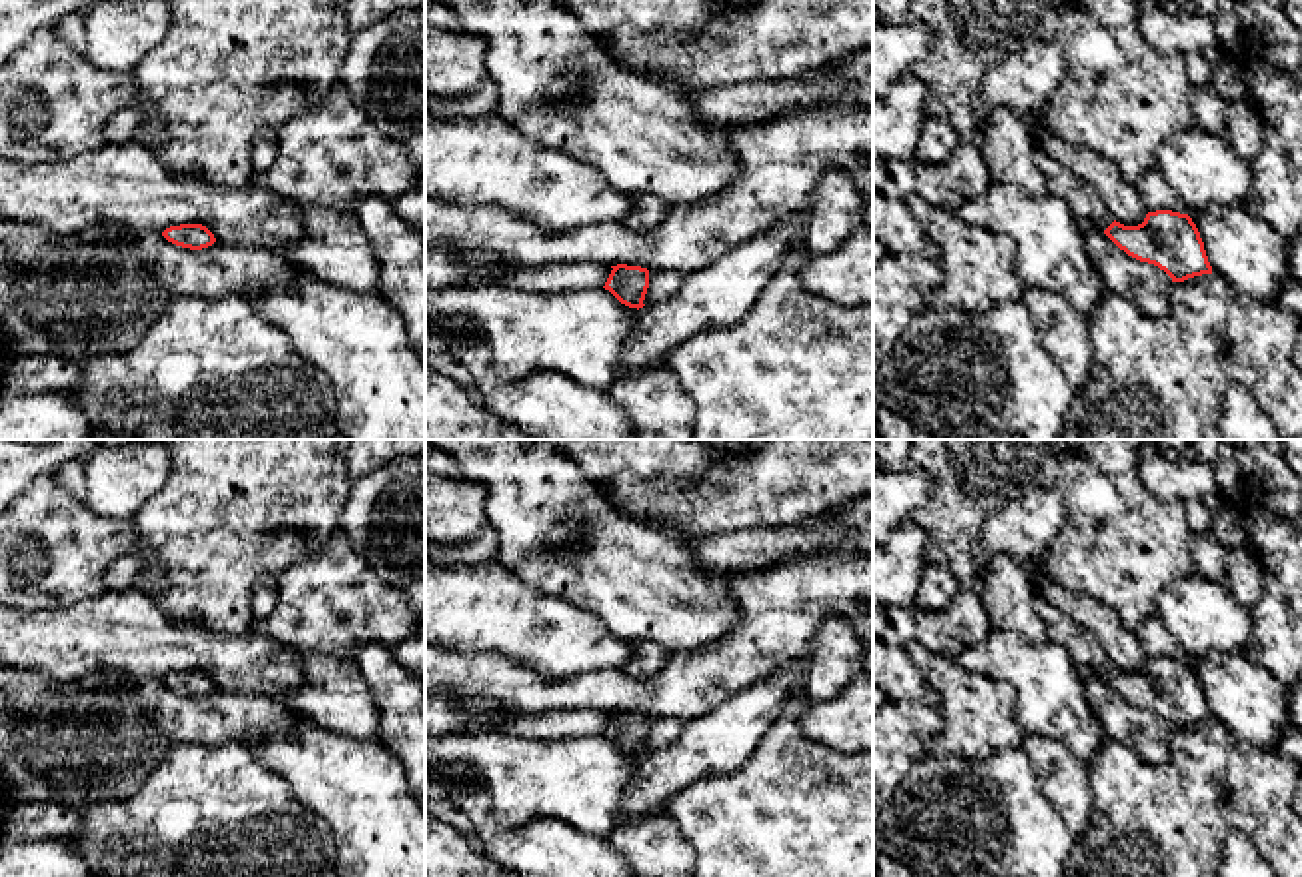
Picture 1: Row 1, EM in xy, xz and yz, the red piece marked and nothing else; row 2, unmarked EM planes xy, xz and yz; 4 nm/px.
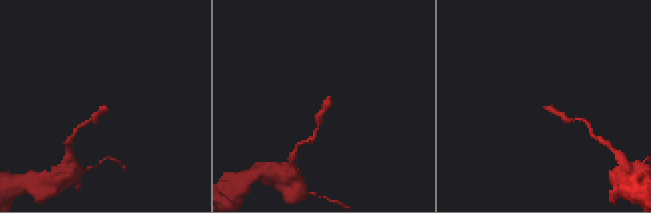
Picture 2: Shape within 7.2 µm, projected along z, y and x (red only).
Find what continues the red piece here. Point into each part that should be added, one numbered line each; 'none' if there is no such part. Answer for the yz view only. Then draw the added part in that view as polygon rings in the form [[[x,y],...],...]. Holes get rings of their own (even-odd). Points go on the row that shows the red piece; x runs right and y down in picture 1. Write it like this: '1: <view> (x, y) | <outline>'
1: yz (1085, 202) | [[[1038,144],[1032,158],[1048,180],[1048,192],[1068,204],[1078,222],[1090,220],[1102,232],[1114,222],[1100,194],[1064,164],[1048,156]]]

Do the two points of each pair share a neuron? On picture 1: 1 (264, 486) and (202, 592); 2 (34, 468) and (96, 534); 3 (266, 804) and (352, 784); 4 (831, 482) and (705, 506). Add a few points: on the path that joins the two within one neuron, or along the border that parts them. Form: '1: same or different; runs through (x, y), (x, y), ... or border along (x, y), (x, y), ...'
1: same; runs through (238, 512), (216, 534), (210, 566)
2: different; border along (50, 474), (34, 480), (20, 494)
3: different; border along (262, 766), (272, 770), (330, 830)
4: same; runs through (799, 488), (771, 500), (737, 506)

